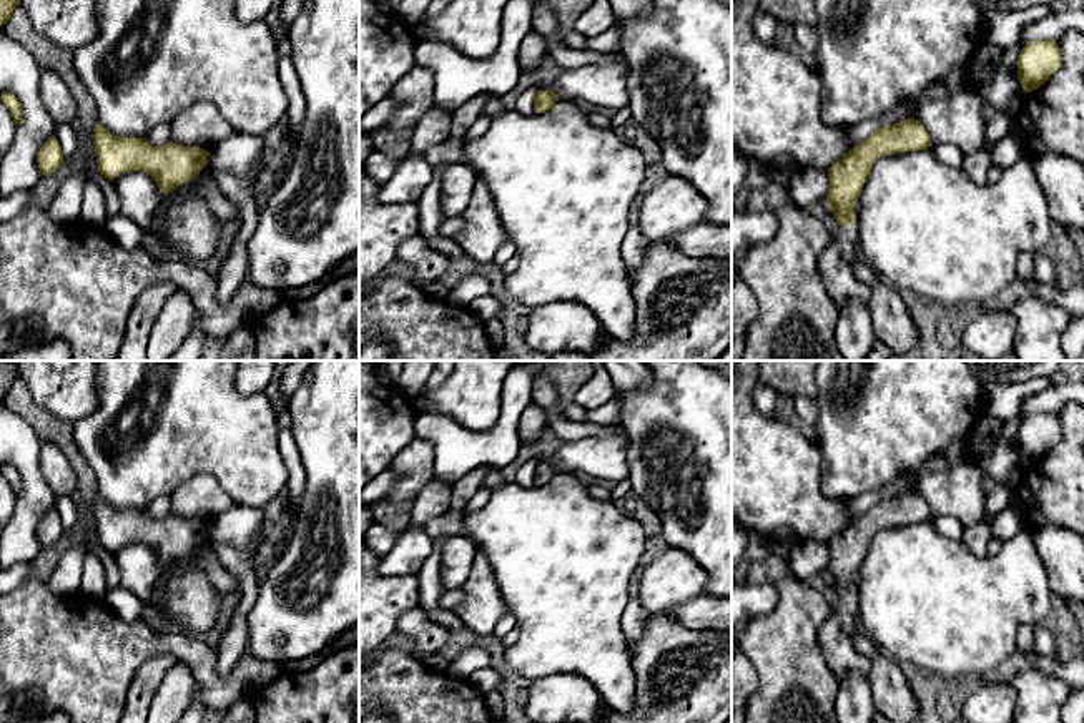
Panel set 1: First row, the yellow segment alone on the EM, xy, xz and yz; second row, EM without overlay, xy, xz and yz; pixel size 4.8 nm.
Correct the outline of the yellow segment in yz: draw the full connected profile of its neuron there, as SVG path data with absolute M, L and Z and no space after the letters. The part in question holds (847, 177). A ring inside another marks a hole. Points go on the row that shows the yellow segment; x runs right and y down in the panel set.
M914 118L883 125L861 145L830 166L826 203L835 214L833 243L818 258L818 271L838 312L850 299L868 306L871 293L855 276L856 211L855 203L873 165L886 155L918 151L931 146L926 128Z

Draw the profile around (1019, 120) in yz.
M1019 90L1017 95L1003 110L1011 125L1011 135L1022 143L1026 135L1034 128L1034 123L1026 110L1026 90Z

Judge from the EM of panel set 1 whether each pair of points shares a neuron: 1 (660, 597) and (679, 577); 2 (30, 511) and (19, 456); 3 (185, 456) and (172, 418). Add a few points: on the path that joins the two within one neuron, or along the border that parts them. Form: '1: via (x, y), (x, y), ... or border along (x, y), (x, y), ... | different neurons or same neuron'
1: via (664, 592), (674, 582) | same neuron
2: via (30, 497), (29, 469) | same neuron
3: via (185, 446), (185, 431), (182, 427) | same neuron

